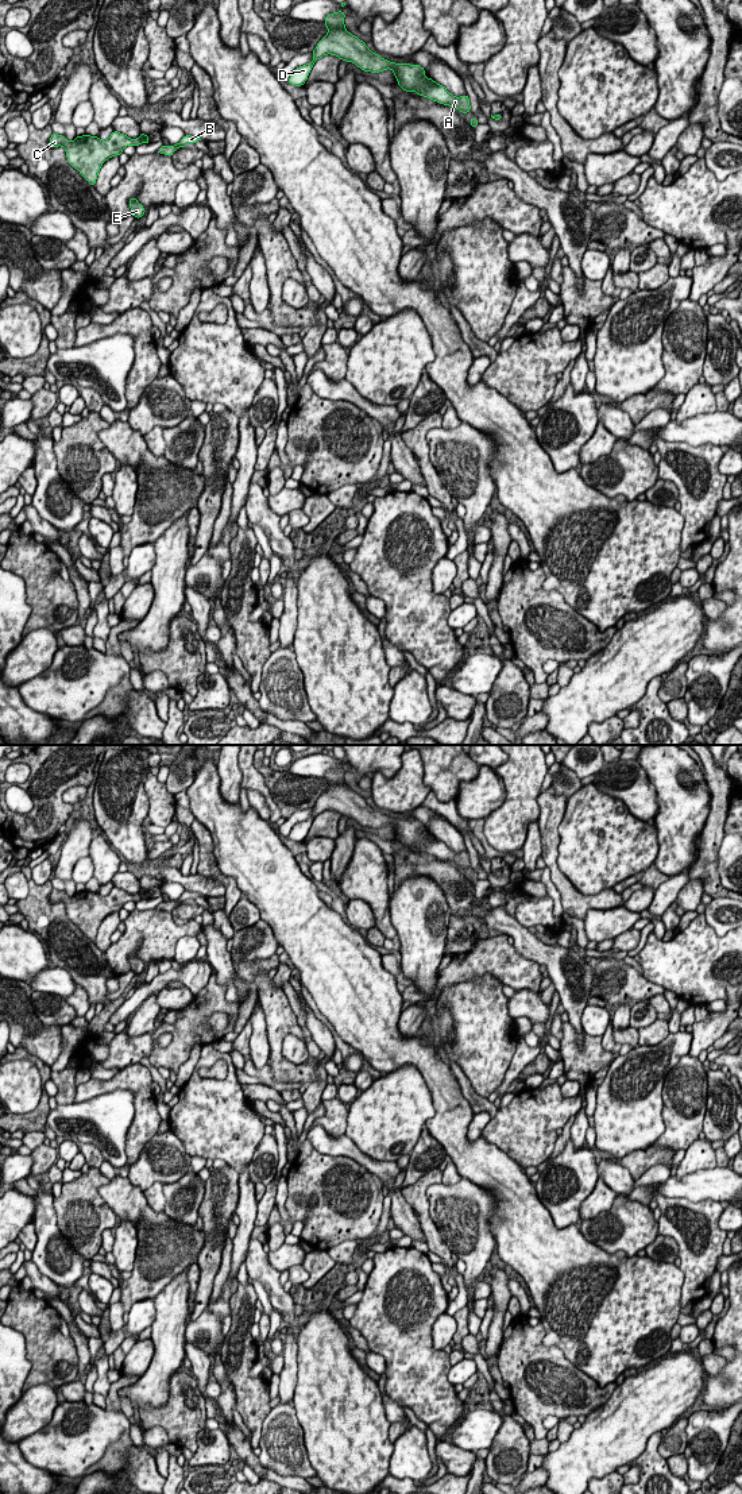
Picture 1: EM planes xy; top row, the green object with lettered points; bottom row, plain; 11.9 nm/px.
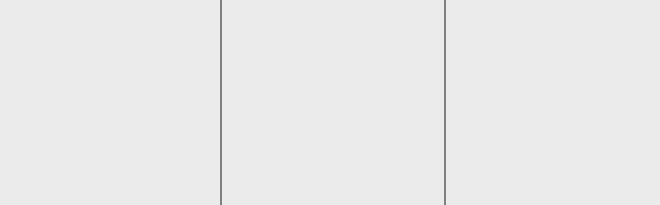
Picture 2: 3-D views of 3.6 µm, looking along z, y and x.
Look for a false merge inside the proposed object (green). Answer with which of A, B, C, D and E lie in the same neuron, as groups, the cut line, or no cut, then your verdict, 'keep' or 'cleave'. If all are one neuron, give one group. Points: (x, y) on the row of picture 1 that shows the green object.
A B D / C E; cut in xy along (139, 136), (142, 142); cleave

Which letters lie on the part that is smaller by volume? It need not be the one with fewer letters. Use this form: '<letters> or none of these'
C, E

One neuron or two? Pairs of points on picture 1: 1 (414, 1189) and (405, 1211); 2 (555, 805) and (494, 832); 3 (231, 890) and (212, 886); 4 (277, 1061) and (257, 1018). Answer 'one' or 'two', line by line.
1: two
2: two
3: two
4: two

